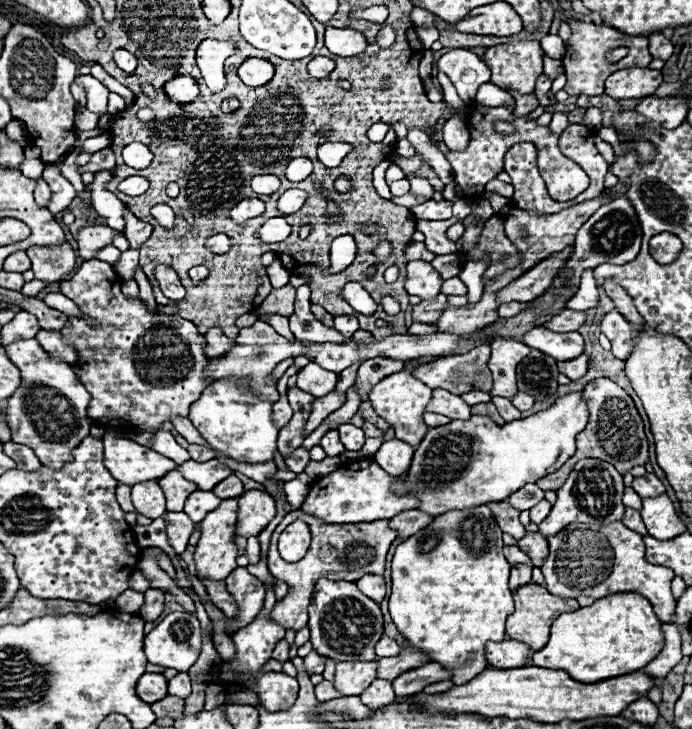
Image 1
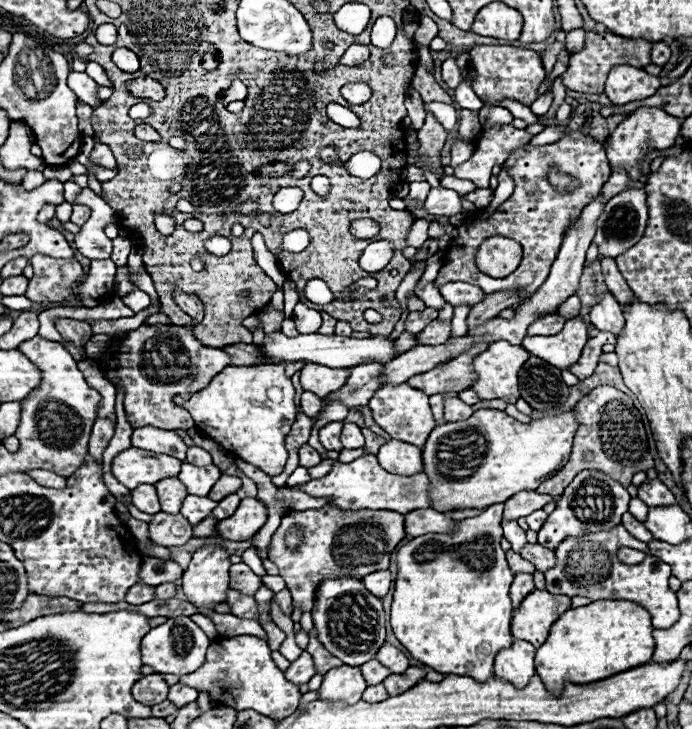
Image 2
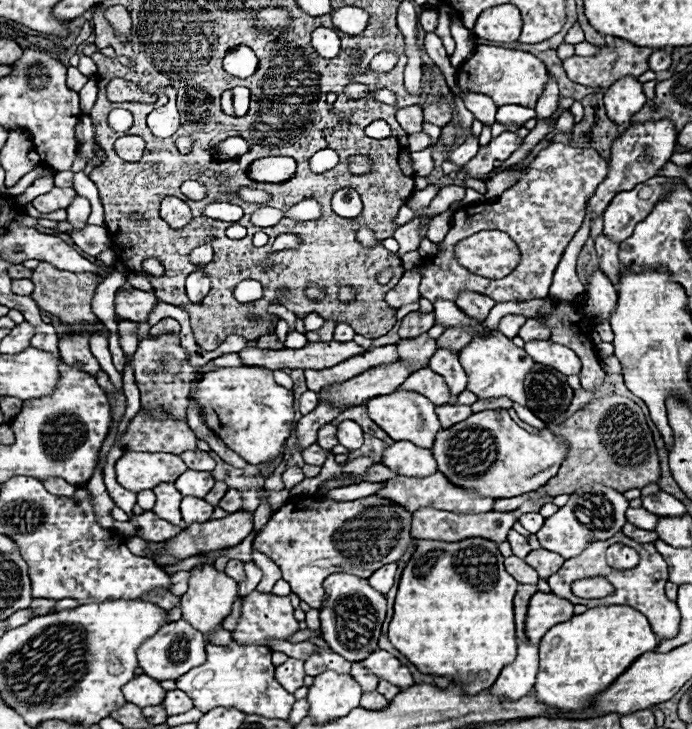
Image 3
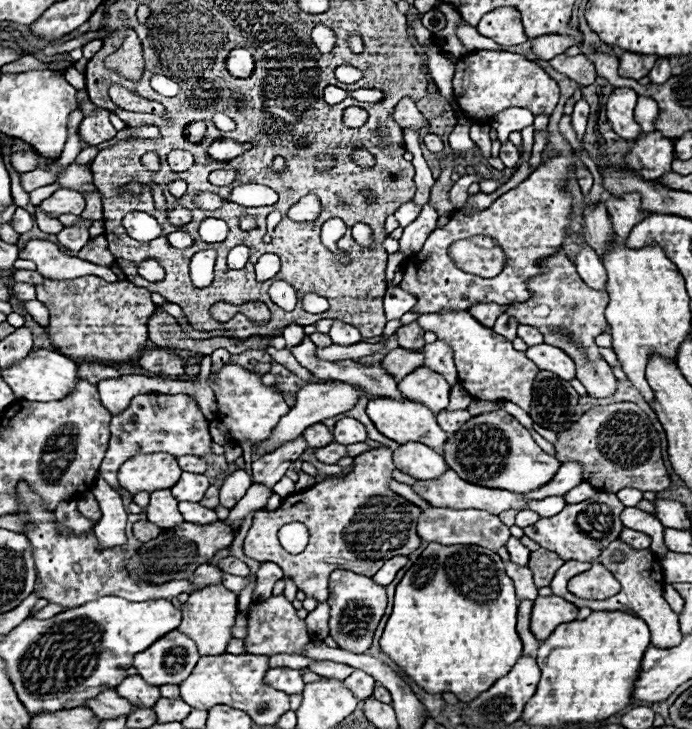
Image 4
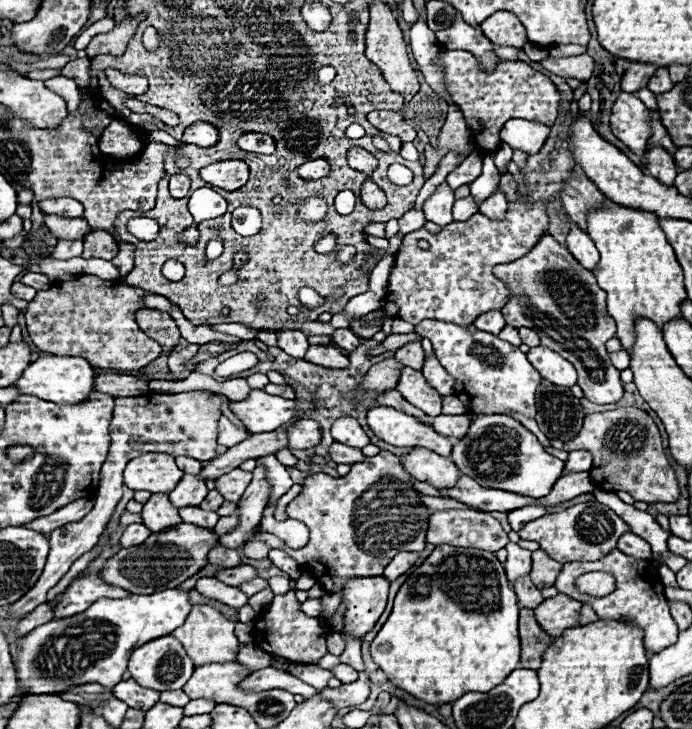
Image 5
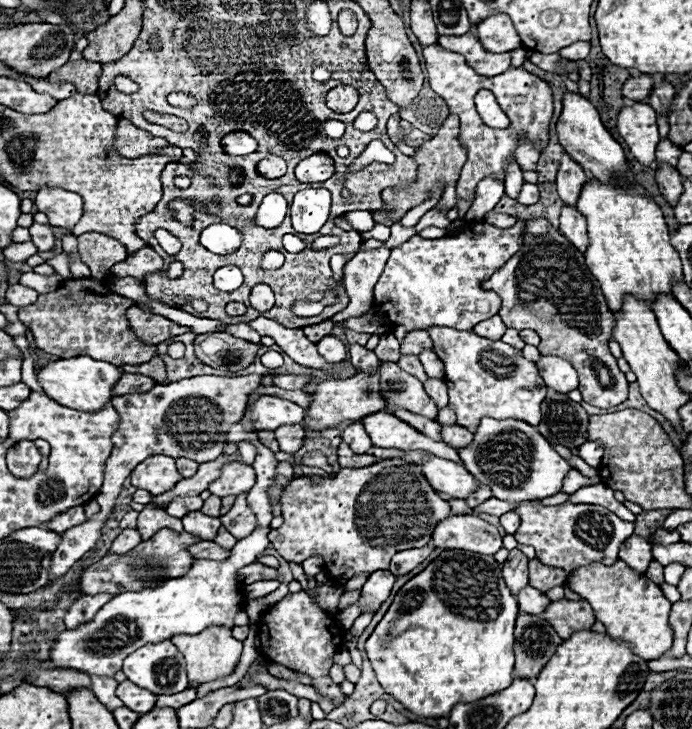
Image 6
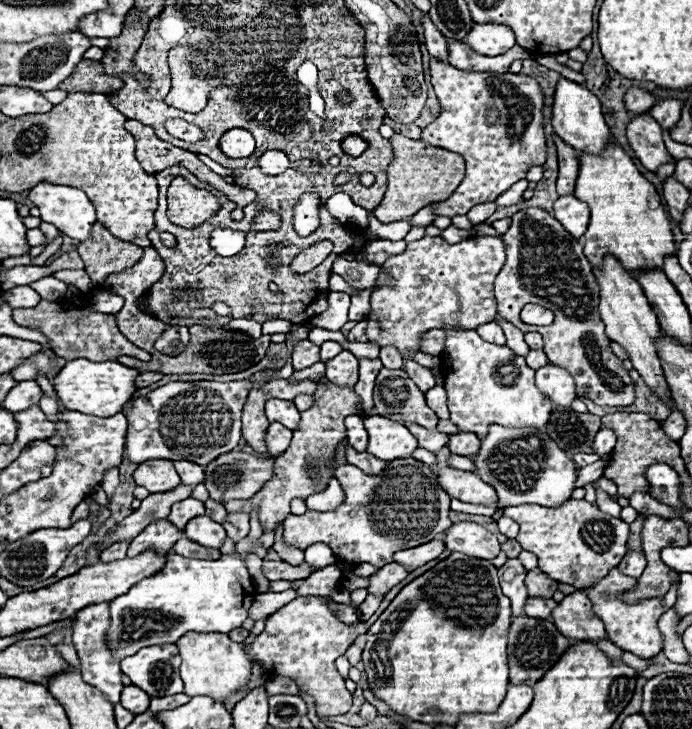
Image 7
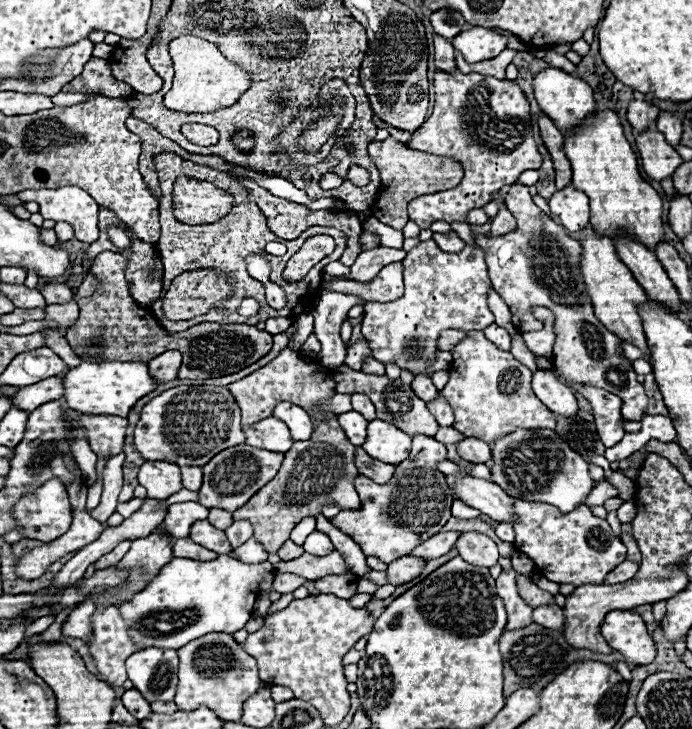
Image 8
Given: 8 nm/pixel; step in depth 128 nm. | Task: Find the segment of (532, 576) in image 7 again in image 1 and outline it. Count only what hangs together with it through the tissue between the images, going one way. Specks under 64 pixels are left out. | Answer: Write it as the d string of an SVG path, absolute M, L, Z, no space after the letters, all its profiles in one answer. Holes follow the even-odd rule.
M526 532L526 536L518 540L518 546L530 556L532 566L544 564L544 558L548 556L548 542L540 532Z

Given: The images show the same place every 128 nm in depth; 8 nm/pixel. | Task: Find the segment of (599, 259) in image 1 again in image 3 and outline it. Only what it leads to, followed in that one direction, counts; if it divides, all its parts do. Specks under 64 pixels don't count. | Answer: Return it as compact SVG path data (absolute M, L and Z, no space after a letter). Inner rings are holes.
M654 176L634 190L618 192L604 212L604 236L612 242L624 242L634 234L638 222L642 222L654 204L668 192L664 176Z

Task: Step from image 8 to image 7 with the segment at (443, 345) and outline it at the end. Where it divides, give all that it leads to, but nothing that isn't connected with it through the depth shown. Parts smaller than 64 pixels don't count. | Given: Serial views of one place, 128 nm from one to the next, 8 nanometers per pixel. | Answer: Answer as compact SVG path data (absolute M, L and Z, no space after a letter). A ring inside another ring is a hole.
M428 330L422 334L420 338L420 350L424 354L430 356L438 356L442 352L442 344L444 344L444 330Z

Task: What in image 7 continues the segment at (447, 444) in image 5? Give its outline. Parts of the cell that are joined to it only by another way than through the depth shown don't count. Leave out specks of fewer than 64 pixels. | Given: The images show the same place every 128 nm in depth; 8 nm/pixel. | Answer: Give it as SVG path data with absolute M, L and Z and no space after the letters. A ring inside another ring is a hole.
M366 416L364 426L370 436L368 452L380 460L404 458L418 448L418 440L400 422L384 416ZM450 454L450 458L448 458L448 464L450 464L450 466L454 466L454 468L470 470L470 472L474 472L474 470L476 470L470 458L466 458L466 456L458 456L458 454Z

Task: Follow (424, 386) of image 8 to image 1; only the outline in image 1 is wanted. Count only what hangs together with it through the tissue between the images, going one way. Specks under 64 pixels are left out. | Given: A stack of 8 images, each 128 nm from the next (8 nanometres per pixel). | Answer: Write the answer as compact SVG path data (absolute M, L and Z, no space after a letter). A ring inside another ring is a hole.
M438 294L434 300L422 300L420 304L414 306L412 318L414 320L426 320L428 324L436 324L438 316L442 316L442 312L448 308L448 296L446 294Z

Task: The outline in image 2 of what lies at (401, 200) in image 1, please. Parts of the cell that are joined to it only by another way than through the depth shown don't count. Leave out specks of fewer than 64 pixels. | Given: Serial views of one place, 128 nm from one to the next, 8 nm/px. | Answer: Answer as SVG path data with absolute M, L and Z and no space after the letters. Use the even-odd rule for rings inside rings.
M427 181L410 183L409 187L410 191L408 196L413 199L413 202L410 202L410 200L405 201L406 205L408 205L409 203L417 203L419 201L424 202L431 189L431 186Z

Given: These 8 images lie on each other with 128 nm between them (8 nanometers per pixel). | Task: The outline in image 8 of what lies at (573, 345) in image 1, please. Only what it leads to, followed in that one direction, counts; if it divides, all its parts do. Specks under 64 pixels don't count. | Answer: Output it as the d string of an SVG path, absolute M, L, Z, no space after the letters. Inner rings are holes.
M538 370L532 378L532 388L536 396L554 412L562 416L574 416L578 410L574 390L560 382L554 372L550 370Z

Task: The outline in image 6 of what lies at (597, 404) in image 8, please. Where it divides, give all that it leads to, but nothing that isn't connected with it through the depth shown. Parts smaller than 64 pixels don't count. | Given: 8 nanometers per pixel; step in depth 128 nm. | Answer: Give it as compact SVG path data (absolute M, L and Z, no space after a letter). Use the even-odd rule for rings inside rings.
M584 442L580 448L578 448L578 456L590 464L592 468L598 468L600 464L600 458L602 458L602 446L598 442Z

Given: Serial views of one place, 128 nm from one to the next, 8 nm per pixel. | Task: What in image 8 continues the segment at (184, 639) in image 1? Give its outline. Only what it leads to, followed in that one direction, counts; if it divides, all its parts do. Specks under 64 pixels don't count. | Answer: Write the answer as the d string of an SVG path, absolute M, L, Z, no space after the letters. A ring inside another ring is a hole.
M144 648L126 658L128 678L148 702L172 702L178 688L178 654L170 648Z

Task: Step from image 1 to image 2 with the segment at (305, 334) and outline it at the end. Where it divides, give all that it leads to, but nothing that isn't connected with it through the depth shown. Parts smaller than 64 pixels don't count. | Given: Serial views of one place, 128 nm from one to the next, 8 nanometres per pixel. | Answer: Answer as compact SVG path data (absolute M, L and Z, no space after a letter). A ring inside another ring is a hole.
M298 302L294 306L294 322L296 322L296 330L300 334L316 334L320 324L322 324L322 320L318 318L318 312L308 308L302 302Z

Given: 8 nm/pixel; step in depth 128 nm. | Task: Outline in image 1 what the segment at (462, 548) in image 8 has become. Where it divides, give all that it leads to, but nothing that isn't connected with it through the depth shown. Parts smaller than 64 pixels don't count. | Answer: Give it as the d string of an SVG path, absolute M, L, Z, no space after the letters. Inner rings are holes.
M526 484L522 490L514 492L508 502L518 508L518 510L530 510L534 504L538 504L538 500L544 498L544 492L536 486L536 484ZM406 510L406 512L400 512L394 518L390 518L388 526L390 526L390 530L396 530L398 538L408 538L408 536L414 536L418 530L426 528L426 524L430 524L432 520L434 520L434 516L430 516L430 514L424 514L418 510Z

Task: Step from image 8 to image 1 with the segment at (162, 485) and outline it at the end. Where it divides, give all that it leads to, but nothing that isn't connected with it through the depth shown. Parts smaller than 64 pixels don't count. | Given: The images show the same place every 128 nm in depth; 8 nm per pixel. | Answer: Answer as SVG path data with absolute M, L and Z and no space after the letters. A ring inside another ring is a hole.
M114 434L104 436L104 466L118 482L128 486L158 480L176 468L170 458L132 440L116 438Z

